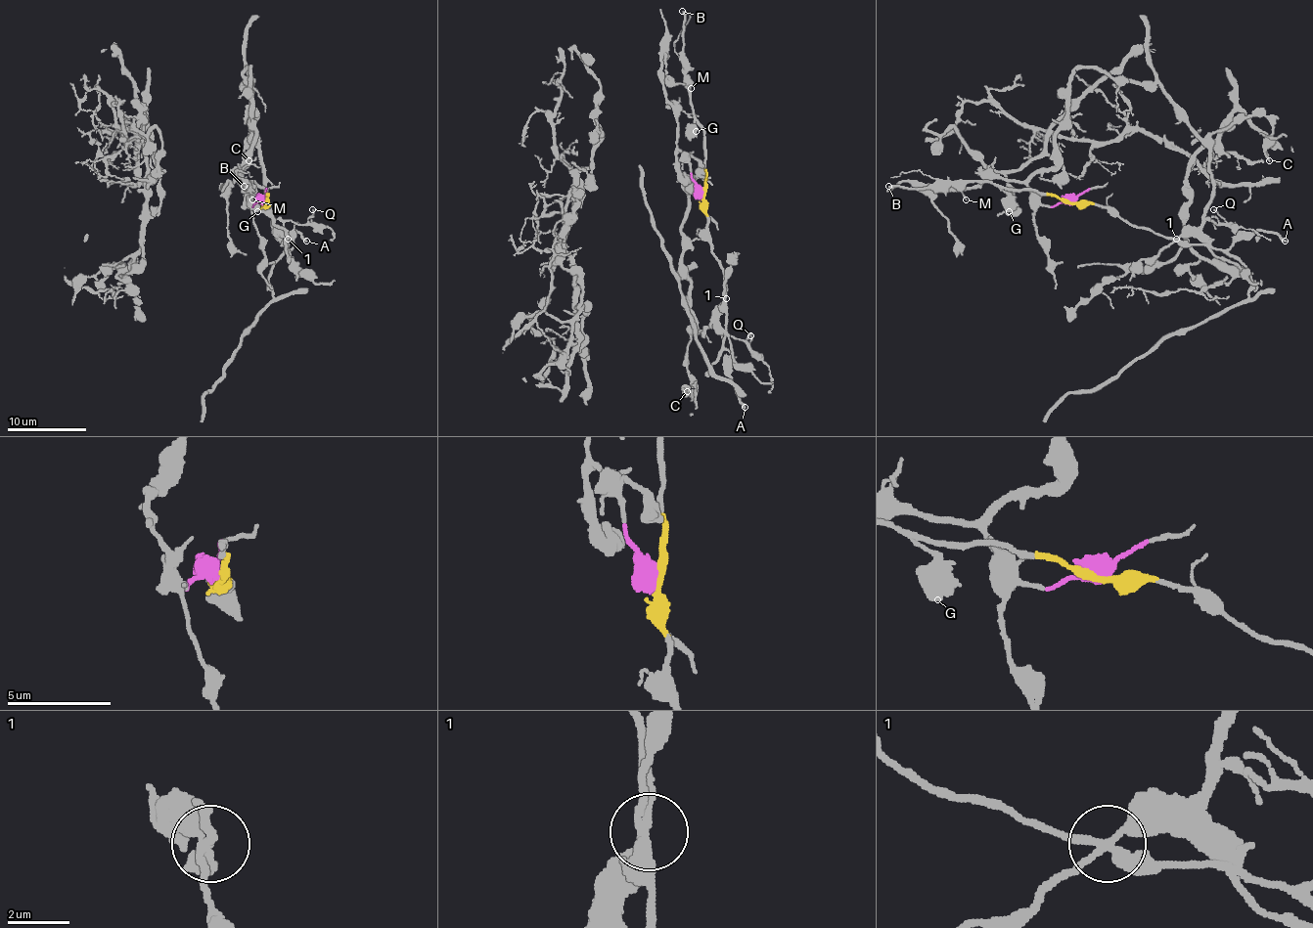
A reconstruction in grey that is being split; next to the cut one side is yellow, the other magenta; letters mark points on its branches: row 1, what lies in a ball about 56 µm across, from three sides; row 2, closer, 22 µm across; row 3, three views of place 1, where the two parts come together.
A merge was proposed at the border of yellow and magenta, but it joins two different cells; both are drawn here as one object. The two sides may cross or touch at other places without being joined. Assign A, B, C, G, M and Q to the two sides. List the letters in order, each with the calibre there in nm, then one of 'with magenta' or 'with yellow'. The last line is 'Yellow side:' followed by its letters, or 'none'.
A: 260 nm | with yellow
B: 240 nm | with yellow
C: 160 nm | with magenta
G: 750 nm | with yellow
M: 130 nm | with yellow
Q: 130 nm | with magenta
Yellow side: A, B, G, M

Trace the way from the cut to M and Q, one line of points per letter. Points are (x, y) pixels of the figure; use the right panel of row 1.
M: (1069, 200), (1035, 191), (1002, 189), (993, 183), (977, 181), (970, 181), (964, 187), (962, 195), (966, 200)
Q: (1069, 200), (1027, 183), (1055, 164), (1069, 77), (1095, 67), (1158, 85), (1208, 149), (1218, 224), (1214, 208)

